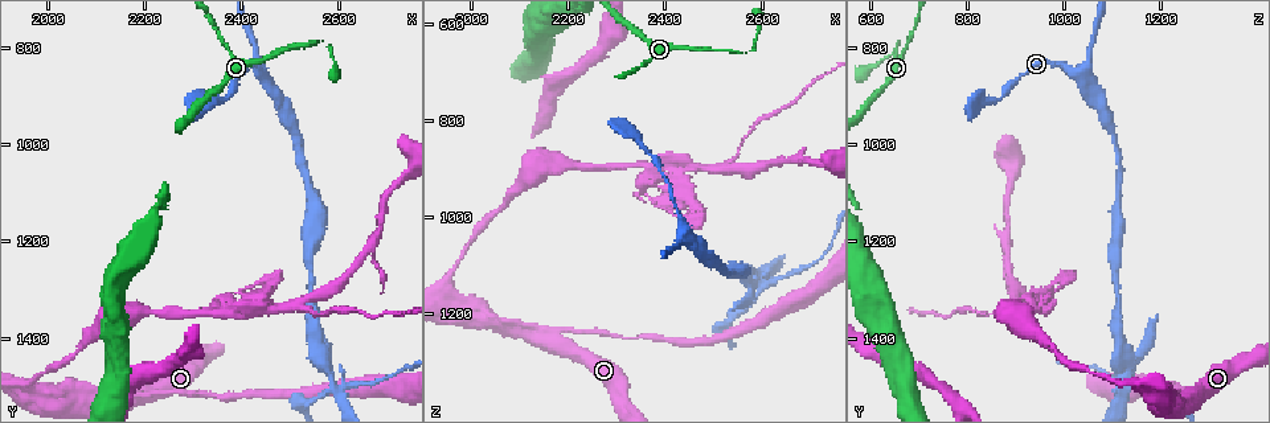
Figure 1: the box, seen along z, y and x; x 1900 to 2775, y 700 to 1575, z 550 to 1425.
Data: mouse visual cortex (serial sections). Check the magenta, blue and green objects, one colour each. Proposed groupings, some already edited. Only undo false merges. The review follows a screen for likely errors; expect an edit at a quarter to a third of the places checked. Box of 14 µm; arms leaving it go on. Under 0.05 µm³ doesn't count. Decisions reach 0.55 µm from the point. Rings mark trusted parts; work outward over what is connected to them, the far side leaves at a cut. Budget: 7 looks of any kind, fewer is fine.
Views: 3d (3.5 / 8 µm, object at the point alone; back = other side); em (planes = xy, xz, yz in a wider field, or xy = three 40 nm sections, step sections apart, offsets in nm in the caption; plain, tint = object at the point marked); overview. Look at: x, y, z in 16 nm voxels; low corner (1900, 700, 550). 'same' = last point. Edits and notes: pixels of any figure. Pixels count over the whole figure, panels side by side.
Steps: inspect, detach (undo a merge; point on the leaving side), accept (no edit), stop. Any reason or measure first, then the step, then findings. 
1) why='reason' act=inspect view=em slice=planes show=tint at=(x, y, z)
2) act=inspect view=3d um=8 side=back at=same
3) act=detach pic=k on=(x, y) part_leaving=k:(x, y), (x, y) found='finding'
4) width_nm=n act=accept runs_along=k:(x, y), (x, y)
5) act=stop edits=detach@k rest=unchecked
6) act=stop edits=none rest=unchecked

why='abrupt turn' act=inspect view=3d um=3.5 at=(2180, 1525, 1250)

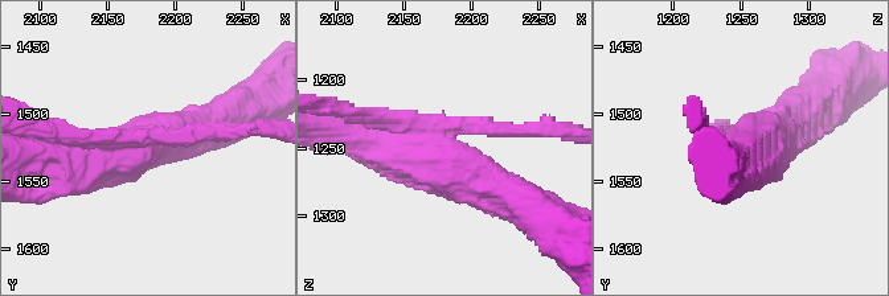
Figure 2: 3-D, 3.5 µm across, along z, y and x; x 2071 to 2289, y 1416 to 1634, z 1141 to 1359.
arms=3 arm_widths_nm=200,400,500 why='now the EM' act=inspect view=em slice=xy step=1 show=tint at=(2176, 1522, 1246)

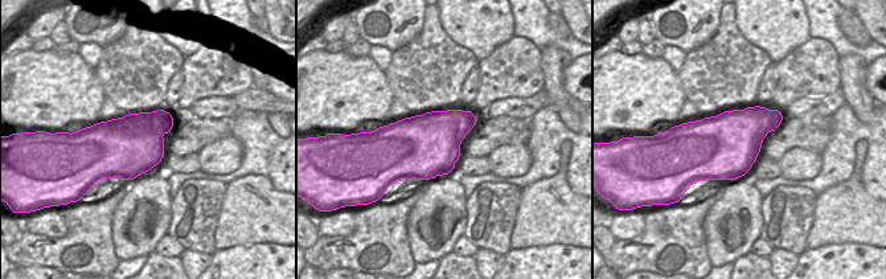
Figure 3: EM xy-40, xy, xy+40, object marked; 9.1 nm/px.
act=accept runs_along=2:(502, 197), (429, 159), (351, 136) found='one cell here'

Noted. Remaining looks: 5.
why='four-way junction' act=inspect view=3d um=8 at=(2375, 1350, 895)

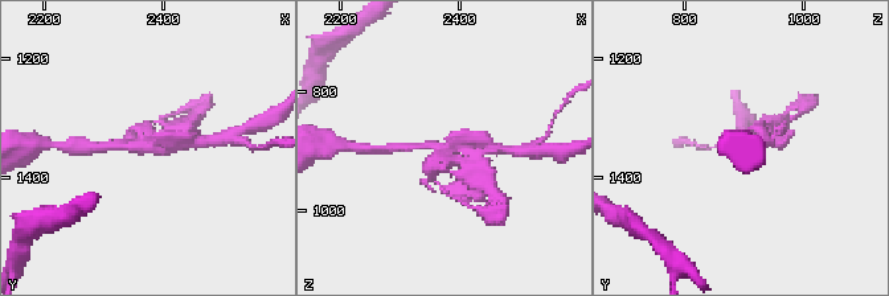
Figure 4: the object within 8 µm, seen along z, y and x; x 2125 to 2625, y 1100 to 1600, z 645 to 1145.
why='need the tissue' act=inspect view=em slice=planes show=tint at=(2370, 1350, 895)

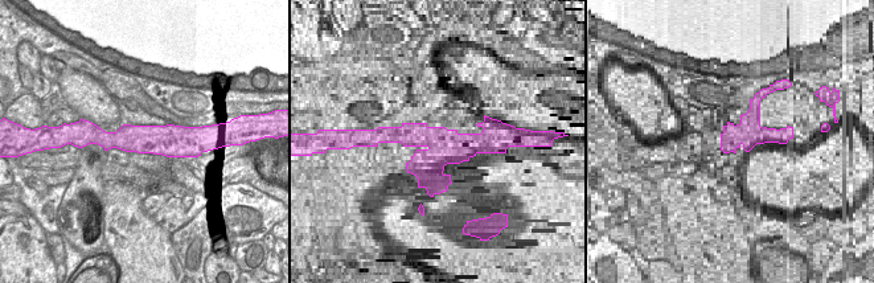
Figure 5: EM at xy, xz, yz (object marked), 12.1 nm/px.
act=accept runs_along=5:(99, 136), (163, 139), (184, 144) found='continuous, no second cell'

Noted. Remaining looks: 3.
why='three-way junction' act=inspect view=3d um=3.5 at=(2505, 1330, 895)

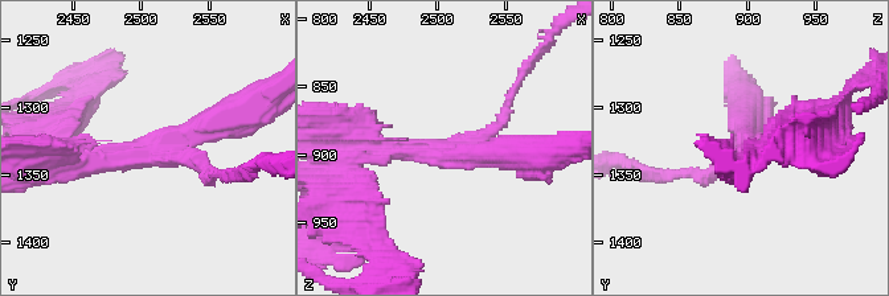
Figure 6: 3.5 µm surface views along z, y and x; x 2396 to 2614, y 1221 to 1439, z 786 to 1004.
arms=3 arm_widths_nm=150,250,350 act=inspect view=em slice=xy step=2 show=tint at=(2506, 1330, 902)

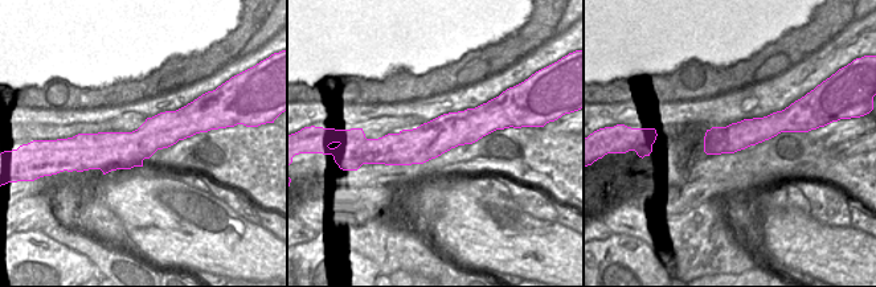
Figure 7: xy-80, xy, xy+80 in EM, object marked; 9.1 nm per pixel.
width_nm=320 act=accept runs_along=6:(66, 165), (131, 157), (233, 116) found='one cell here'

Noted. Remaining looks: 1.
act=stop edits=none rest=unchecked

